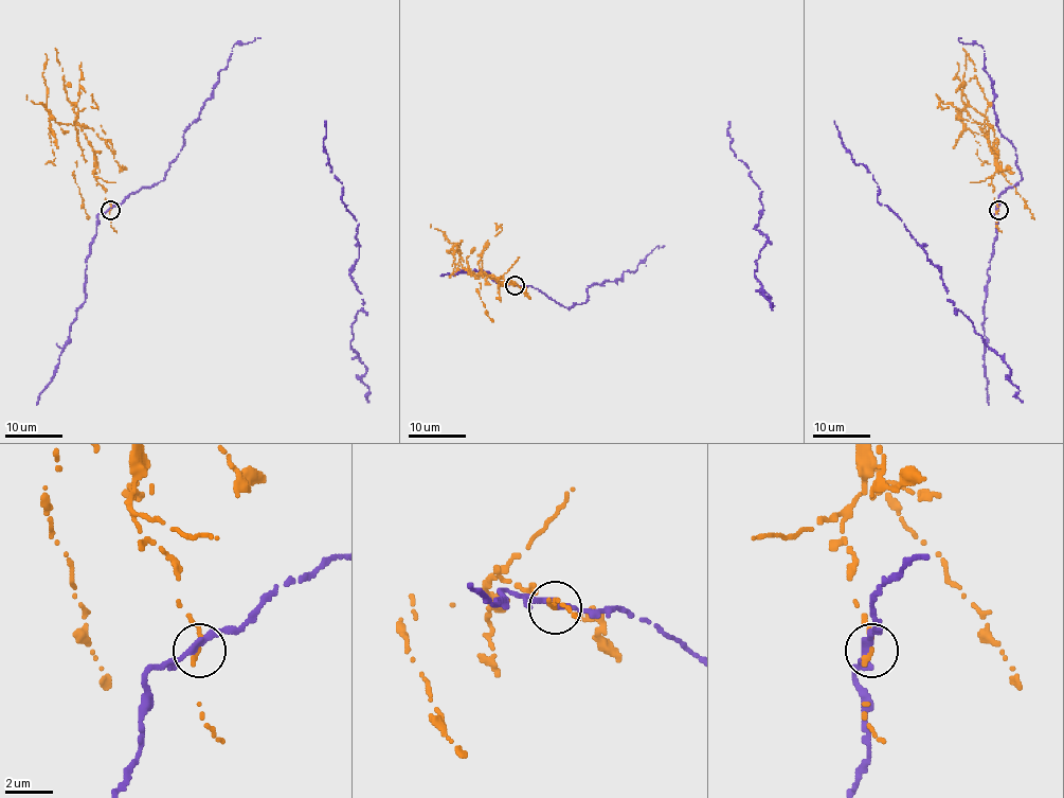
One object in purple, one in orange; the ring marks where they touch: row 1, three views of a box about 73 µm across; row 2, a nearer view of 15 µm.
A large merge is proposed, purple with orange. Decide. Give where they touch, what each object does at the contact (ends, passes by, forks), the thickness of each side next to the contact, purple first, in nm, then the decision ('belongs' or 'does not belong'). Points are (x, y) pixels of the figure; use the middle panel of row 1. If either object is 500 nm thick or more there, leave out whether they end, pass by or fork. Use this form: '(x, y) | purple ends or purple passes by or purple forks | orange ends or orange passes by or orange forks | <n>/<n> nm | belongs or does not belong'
(515, 285) | purple passes by | orange ends | 280/240 nm | does not belong

